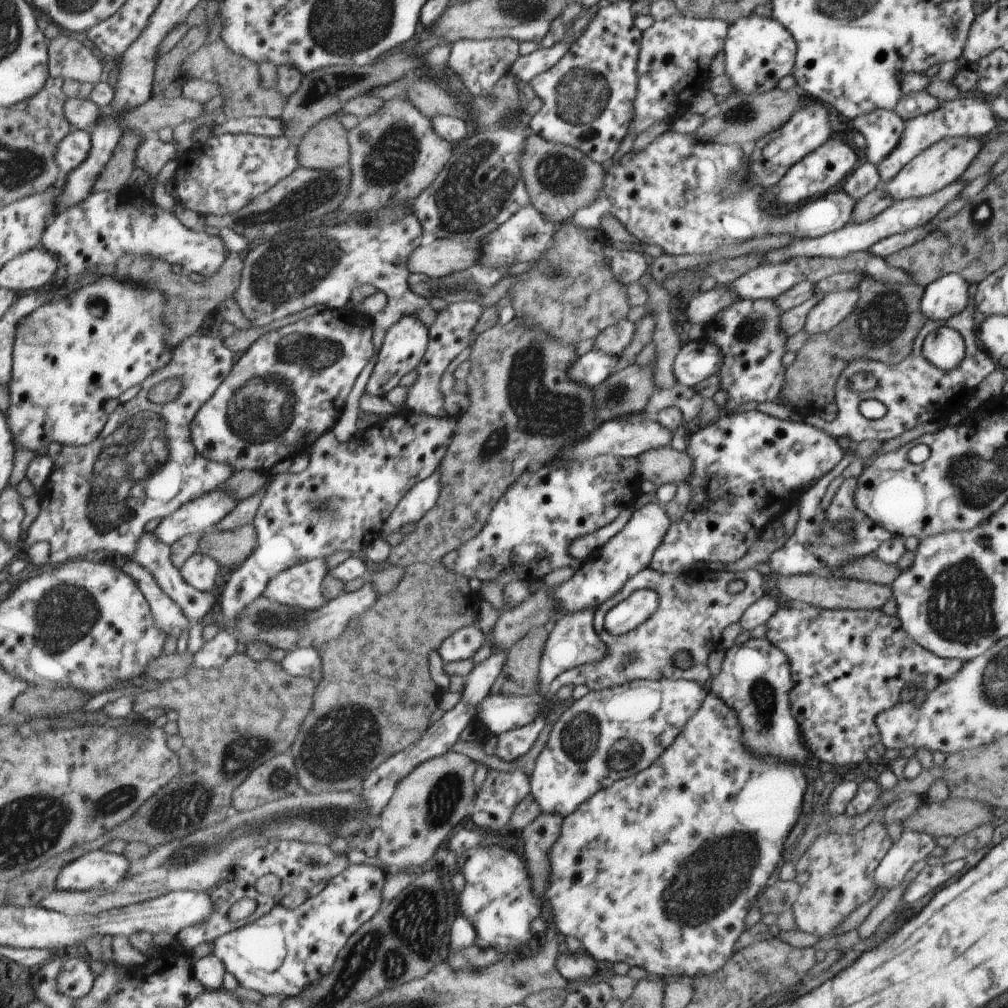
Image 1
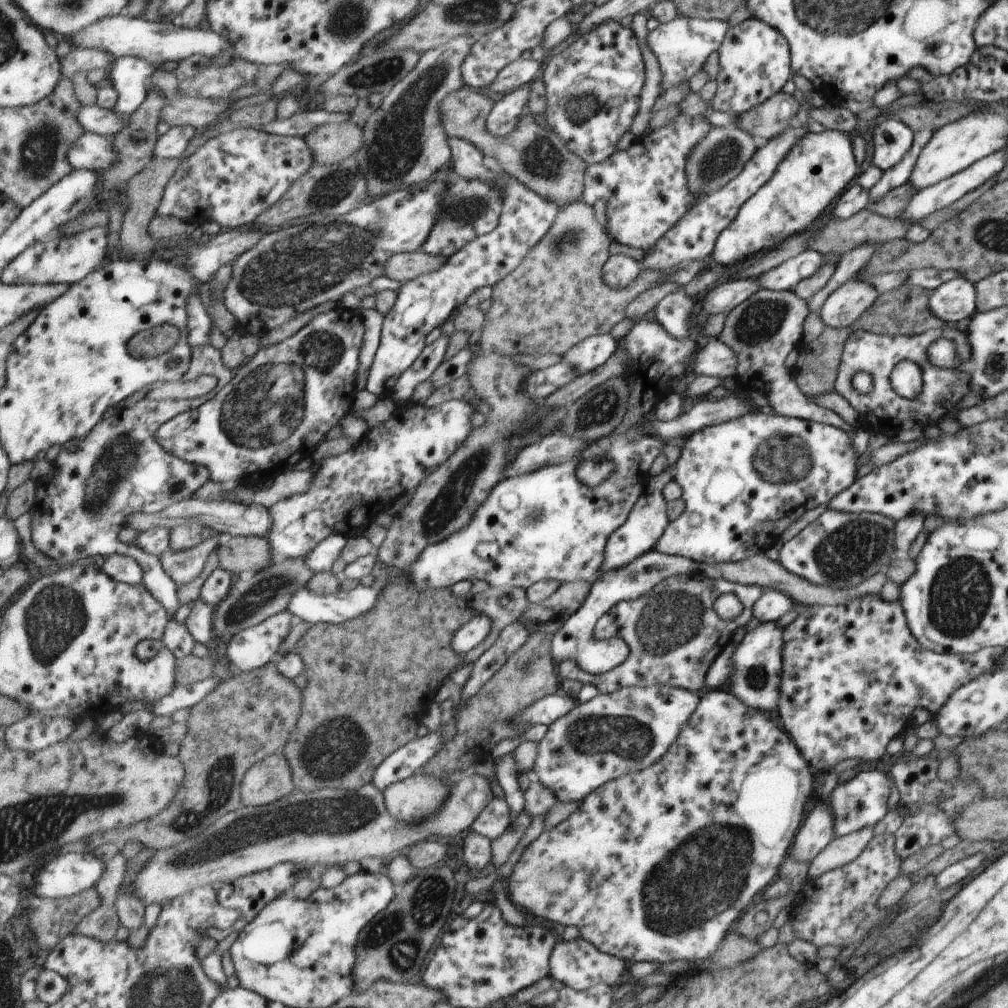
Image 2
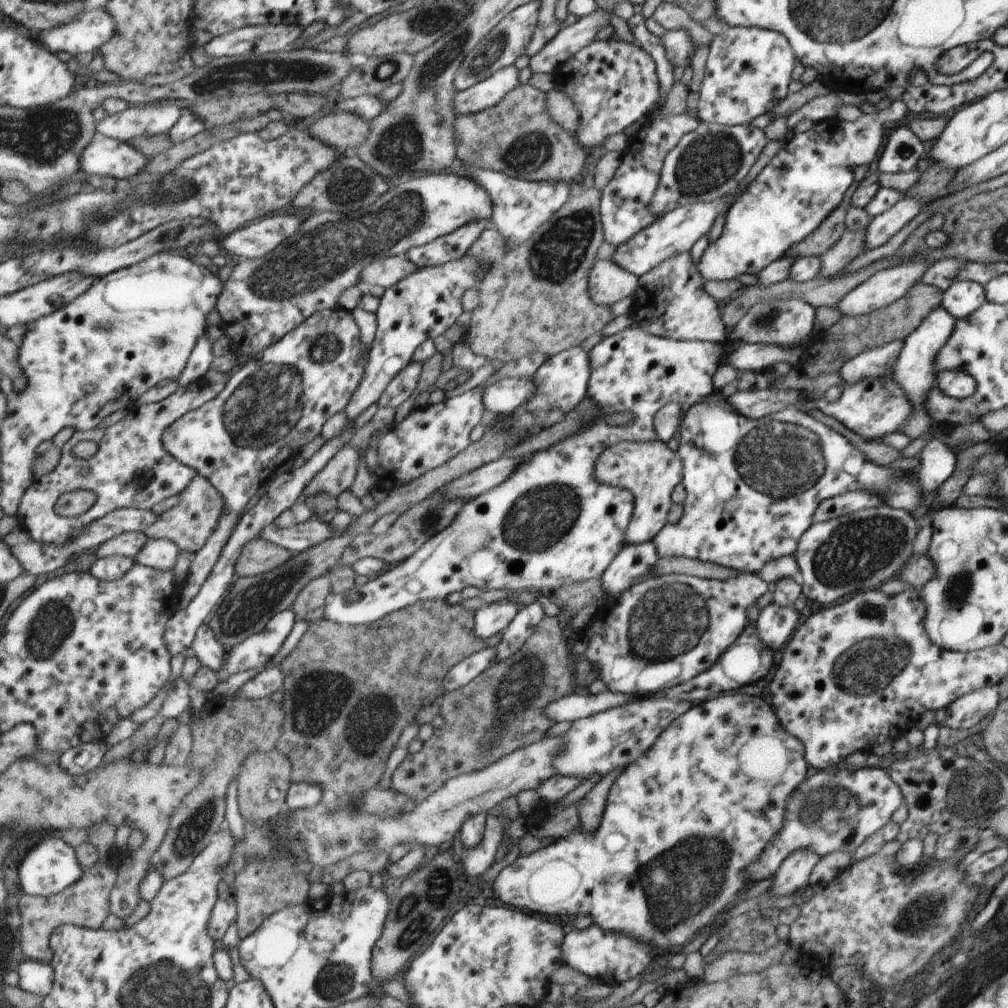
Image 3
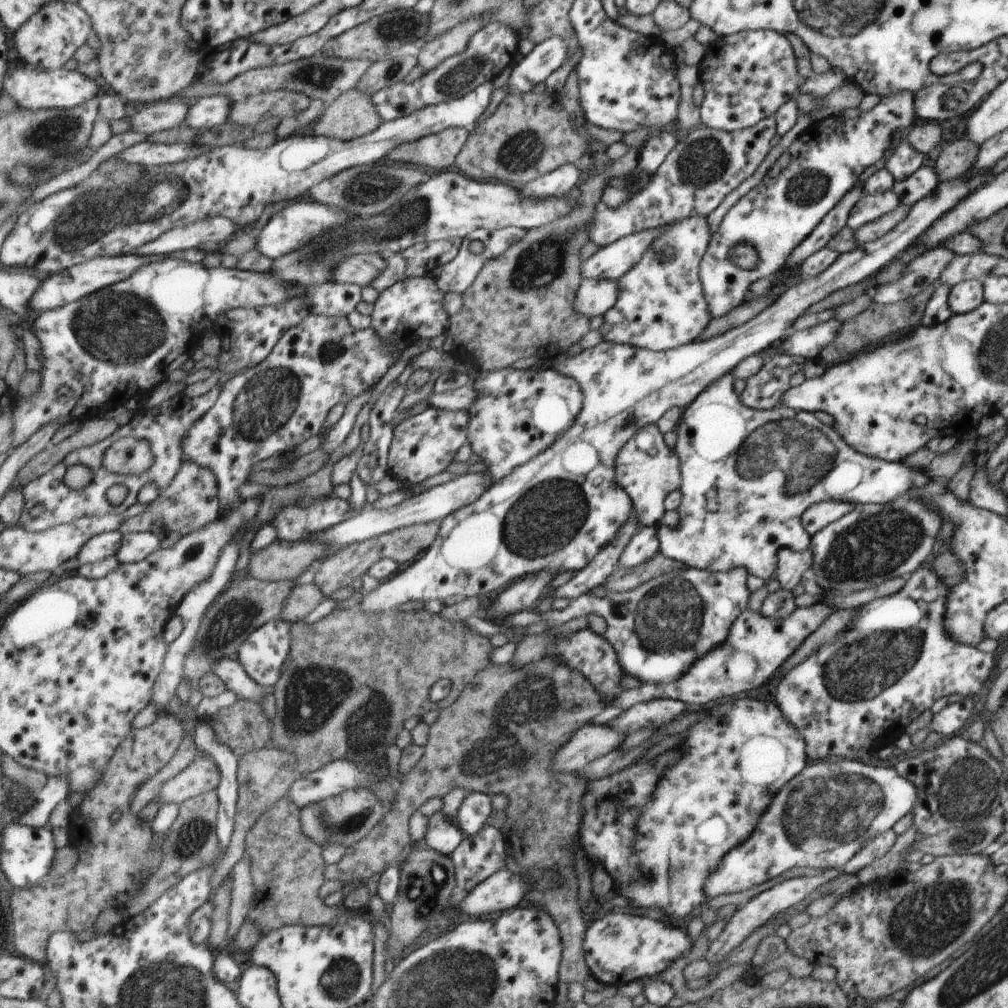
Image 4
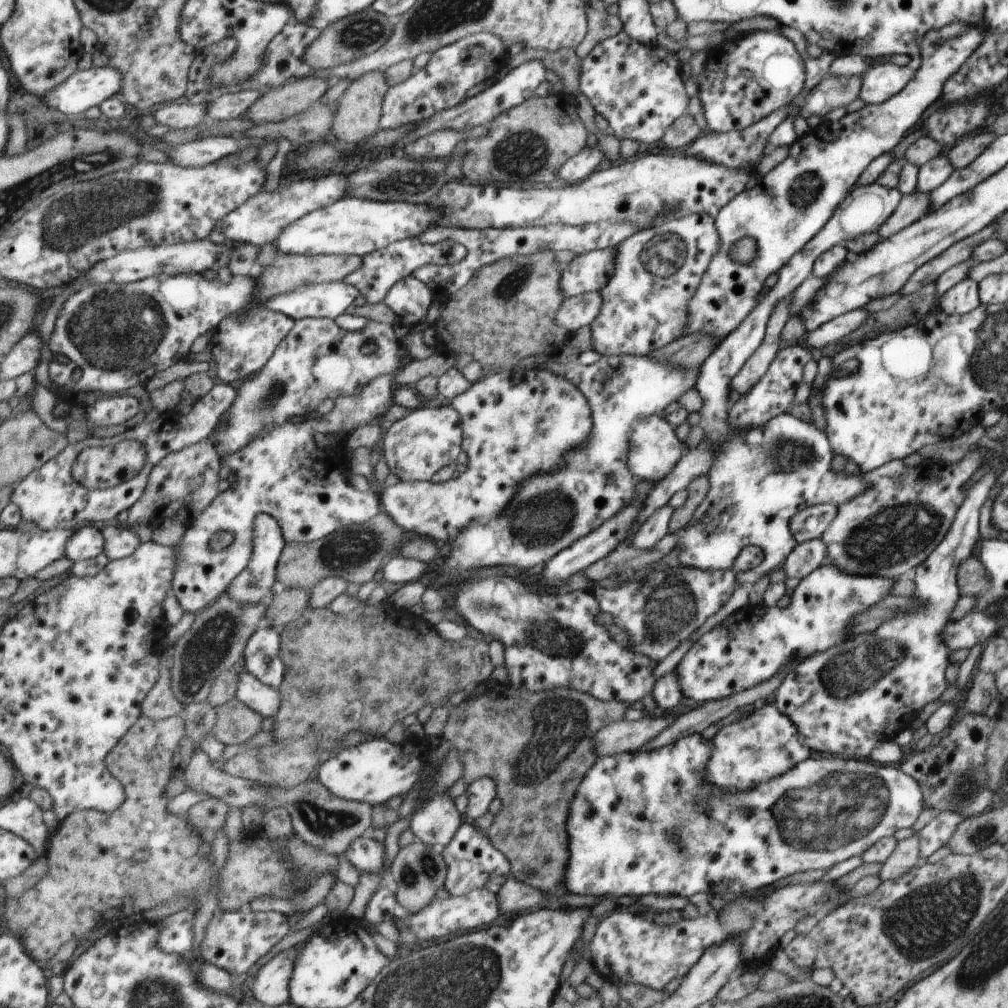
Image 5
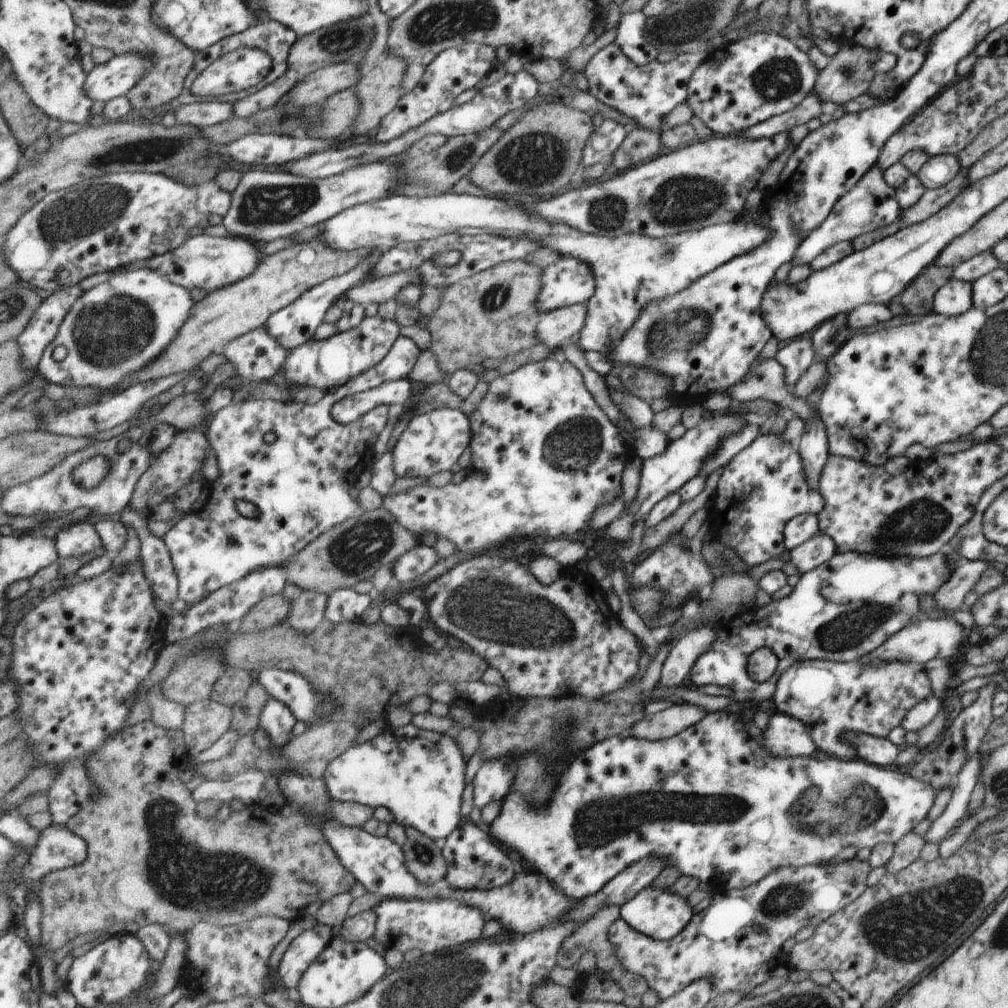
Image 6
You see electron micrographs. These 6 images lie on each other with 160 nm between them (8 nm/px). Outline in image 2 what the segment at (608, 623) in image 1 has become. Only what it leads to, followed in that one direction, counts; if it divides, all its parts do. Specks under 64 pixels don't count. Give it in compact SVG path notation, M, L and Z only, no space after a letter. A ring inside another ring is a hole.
M653 548L637 556L631 563L603 573L595 583L591 584L590 591L581 606L552 635L553 659L557 659L558 662L565 659L574 660L587 674L593 675L600 675L615 668L627 658L628 646L617 638L595 641L592 632L597 619L619 601L630 601L642 597L663 579L696 571L696 564L688 558L666 555Z

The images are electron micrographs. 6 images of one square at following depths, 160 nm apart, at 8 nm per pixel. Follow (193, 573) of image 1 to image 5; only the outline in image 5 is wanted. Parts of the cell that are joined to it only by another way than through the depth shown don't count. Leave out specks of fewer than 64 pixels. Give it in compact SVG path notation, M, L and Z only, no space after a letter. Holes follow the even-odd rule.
M110 523L102 531L105 537L105 554L111 561L133 554L141 544L137 530L131 532L127 528L121 528L115 523Z

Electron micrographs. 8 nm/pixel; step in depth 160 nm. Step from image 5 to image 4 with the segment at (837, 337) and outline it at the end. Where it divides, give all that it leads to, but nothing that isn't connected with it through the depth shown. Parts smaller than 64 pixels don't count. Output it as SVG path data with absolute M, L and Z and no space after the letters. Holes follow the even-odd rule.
M830 319L811 328L791 333L779 346L779 354L797 356L805 361L818 359L840 333L842 324Z

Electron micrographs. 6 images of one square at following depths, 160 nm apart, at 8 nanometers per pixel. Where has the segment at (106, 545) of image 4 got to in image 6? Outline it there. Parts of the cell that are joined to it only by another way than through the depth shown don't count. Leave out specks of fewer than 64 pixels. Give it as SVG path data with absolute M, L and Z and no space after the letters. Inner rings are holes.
M81 522L52 532L60 558L75 558L104 546L94 524Z

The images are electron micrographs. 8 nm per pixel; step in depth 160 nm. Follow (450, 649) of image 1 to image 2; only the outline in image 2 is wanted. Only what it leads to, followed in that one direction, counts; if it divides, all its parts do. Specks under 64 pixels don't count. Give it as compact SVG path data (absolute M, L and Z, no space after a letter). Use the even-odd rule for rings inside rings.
M481 613L465 623L454 635L452 647L461 654L467 654L477 644L481 644L492 631L492 620L488 614Z

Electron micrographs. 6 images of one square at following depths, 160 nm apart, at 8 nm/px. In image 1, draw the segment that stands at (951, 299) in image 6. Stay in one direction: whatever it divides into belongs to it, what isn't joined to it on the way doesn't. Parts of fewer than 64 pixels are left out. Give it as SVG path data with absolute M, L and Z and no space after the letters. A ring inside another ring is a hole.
M956 273L925 285L921 313L928 320L946 321L956 316L969 303L968 284Z

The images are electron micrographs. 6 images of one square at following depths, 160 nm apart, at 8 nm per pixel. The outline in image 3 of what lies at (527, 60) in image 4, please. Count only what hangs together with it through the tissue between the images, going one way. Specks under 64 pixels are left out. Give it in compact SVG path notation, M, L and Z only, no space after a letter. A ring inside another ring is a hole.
M595 9L591 14L577 19L569 26L562 26L553 36L530 57L531 72L547 74L555 72L570 57L586 47L603 26L609 24L608 13Z

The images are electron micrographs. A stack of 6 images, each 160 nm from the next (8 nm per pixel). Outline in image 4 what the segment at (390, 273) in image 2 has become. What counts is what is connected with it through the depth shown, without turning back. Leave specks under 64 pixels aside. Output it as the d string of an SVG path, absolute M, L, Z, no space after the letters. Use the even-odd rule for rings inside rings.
M370 250L366 254L353 254L341 260L341 264L337 264L337 268L333 270L333 280L336 283L353 284L365 288L371 286L379 274L388 272L389 268L386 258Z

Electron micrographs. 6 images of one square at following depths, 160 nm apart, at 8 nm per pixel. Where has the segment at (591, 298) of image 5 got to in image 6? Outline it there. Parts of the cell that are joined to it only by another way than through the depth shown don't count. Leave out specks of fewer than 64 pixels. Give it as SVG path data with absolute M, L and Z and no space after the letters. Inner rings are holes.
M574 304L546 312L536 324L535 335L547 348L561 346L573 336L577 336L584 323L584 304Z

